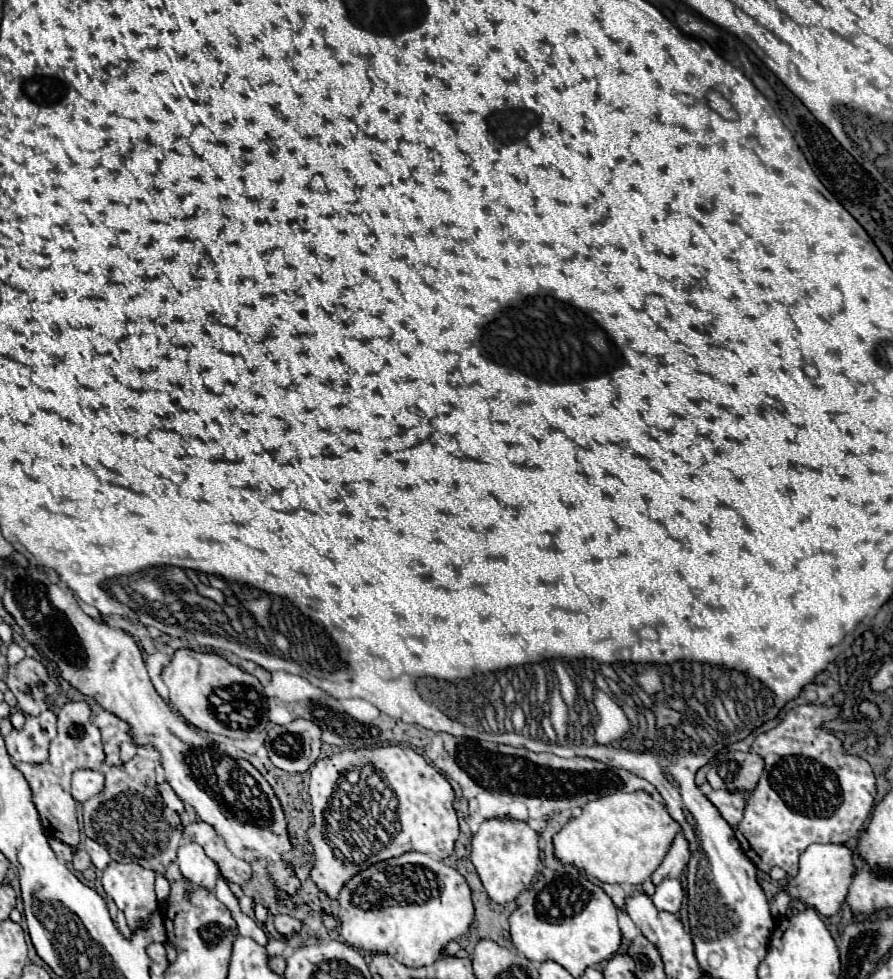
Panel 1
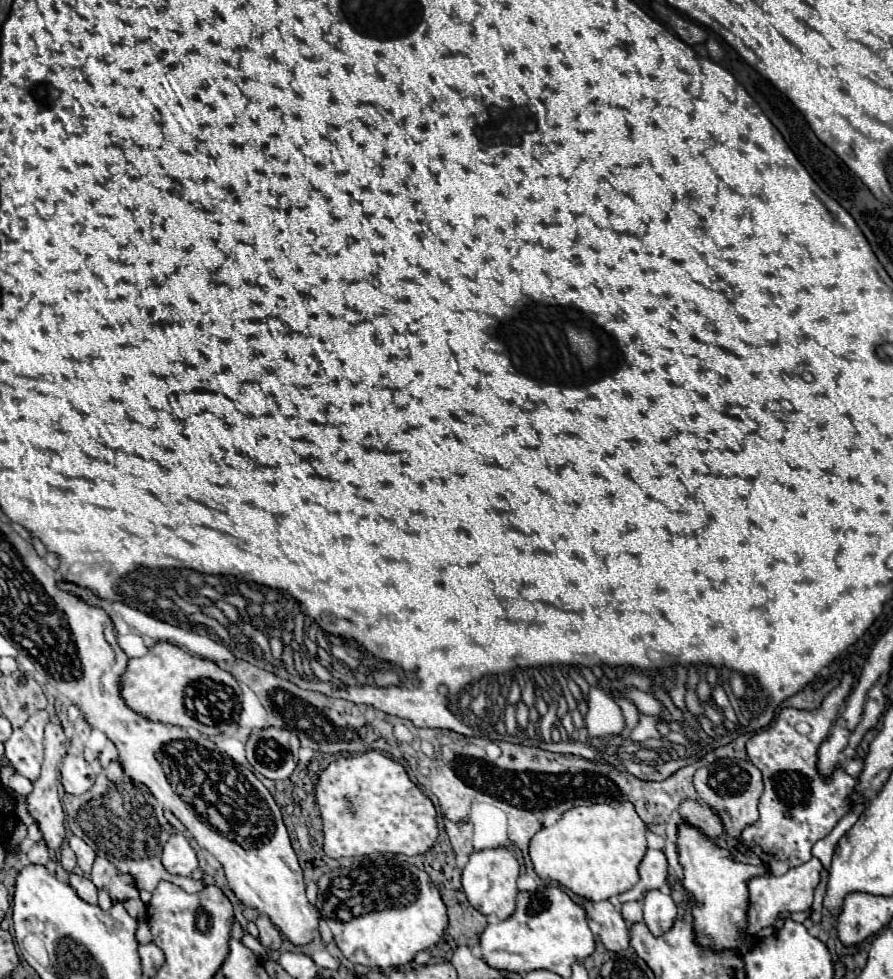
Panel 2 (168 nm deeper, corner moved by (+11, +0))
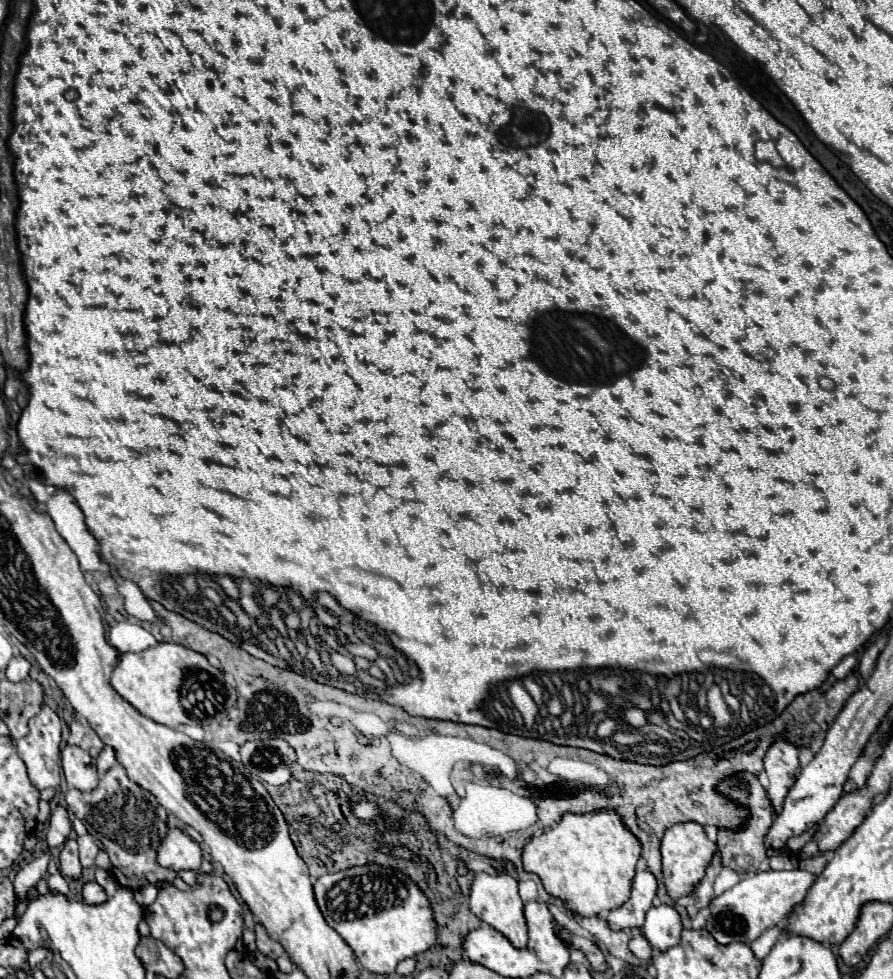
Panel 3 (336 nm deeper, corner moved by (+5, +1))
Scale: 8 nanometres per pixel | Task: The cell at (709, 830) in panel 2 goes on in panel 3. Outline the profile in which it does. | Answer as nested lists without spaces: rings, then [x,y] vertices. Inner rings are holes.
[[[684,821],[668,827],[662,837],[662,871],[664,871],[664,883],[668,895],[680,899],[684,893],[692,891],[704,877],[706,867],[710,865],[710,859],[716,853],[716,849],[718,847],[714,841],[708,839],[704,825],[696,821]]]

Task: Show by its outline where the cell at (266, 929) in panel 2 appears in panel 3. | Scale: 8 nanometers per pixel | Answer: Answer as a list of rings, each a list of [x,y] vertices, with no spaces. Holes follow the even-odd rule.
[[[260,923],[256,925],[256,943],[258,943],[258,951],[262,951],[264,955],[268,955],[272,959],[278,959],[280,955],[284,955],[284,947],[278,941],[270,939],[264,925],[260,925]]]

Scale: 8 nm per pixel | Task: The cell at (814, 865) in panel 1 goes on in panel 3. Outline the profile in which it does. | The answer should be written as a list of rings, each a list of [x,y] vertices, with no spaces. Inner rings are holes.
[[[804,869],[758,871],[752,875],[746,875],[736,887],[712,899],[712,915],[706,923],[706,929],[718,943],[730,943],[730,941],[752,943],[766,929],[778,925],[786,915],[790,915],[798,905],[802,905],[814,881],[816,881],[816,875]]]

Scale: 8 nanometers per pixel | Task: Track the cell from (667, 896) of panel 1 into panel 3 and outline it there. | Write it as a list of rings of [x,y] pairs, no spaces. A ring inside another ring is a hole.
[[[656,905],[646,913],[644,935],[658,951],[666,951],[680,943],[682,921],[672,905]]]

